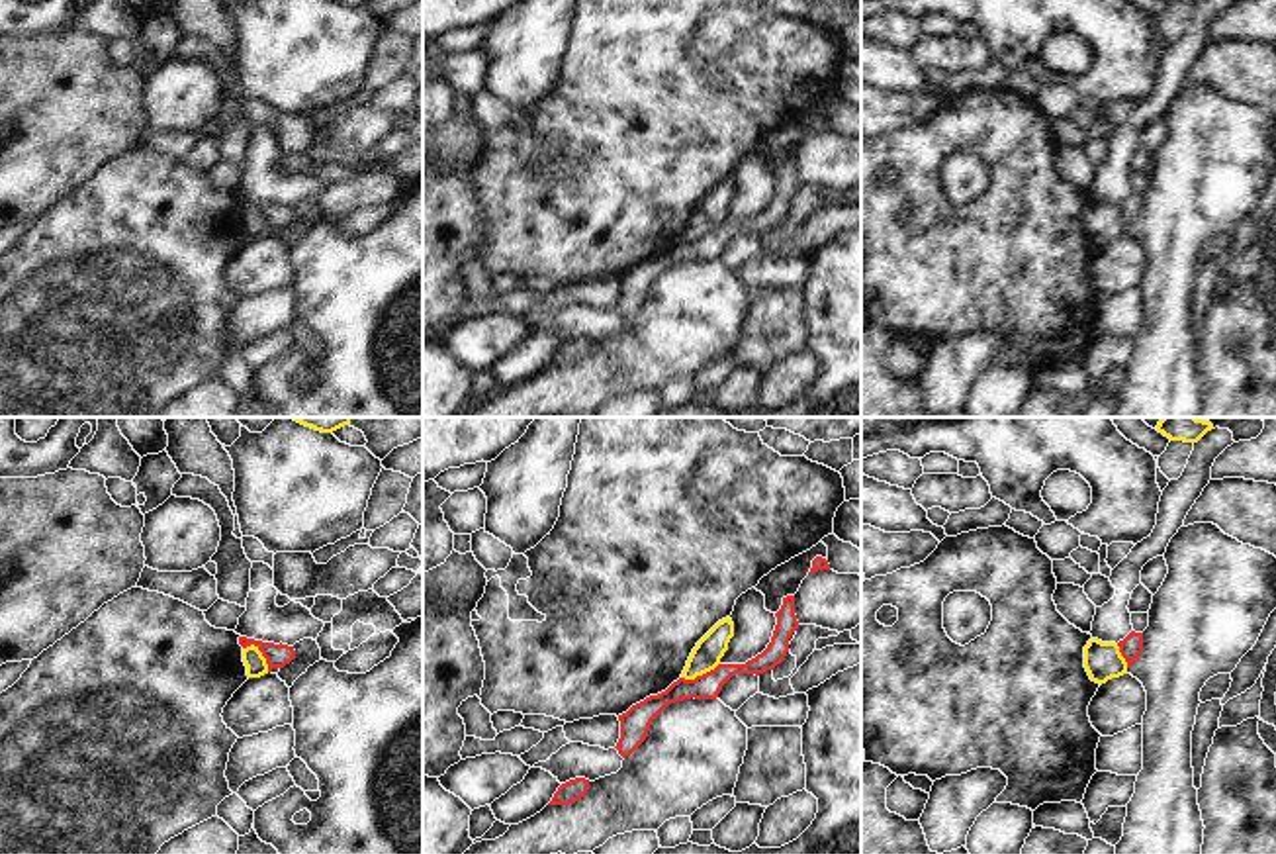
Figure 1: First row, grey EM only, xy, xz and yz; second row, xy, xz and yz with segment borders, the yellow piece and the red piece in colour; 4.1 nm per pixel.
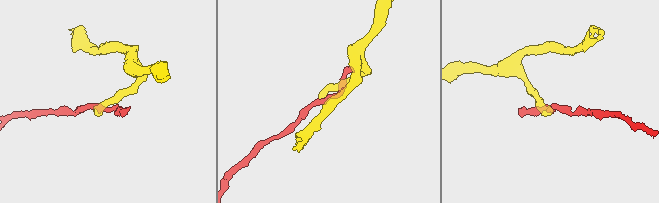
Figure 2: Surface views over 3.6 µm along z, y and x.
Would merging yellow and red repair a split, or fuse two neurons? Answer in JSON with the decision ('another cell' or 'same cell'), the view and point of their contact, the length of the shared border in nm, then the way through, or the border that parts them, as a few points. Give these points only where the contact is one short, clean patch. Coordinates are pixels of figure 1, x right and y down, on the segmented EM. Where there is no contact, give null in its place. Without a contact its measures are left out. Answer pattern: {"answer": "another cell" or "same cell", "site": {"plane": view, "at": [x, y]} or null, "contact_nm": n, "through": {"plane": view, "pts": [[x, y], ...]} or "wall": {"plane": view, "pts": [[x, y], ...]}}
{"answer": "another cell", "site": {"plane": "xy", "at": [261, 653]}, "contact_nm": 150, "wall": {"plane": "xy", "pts": [[243, 647], [253, 645], [269, 670]]}}

